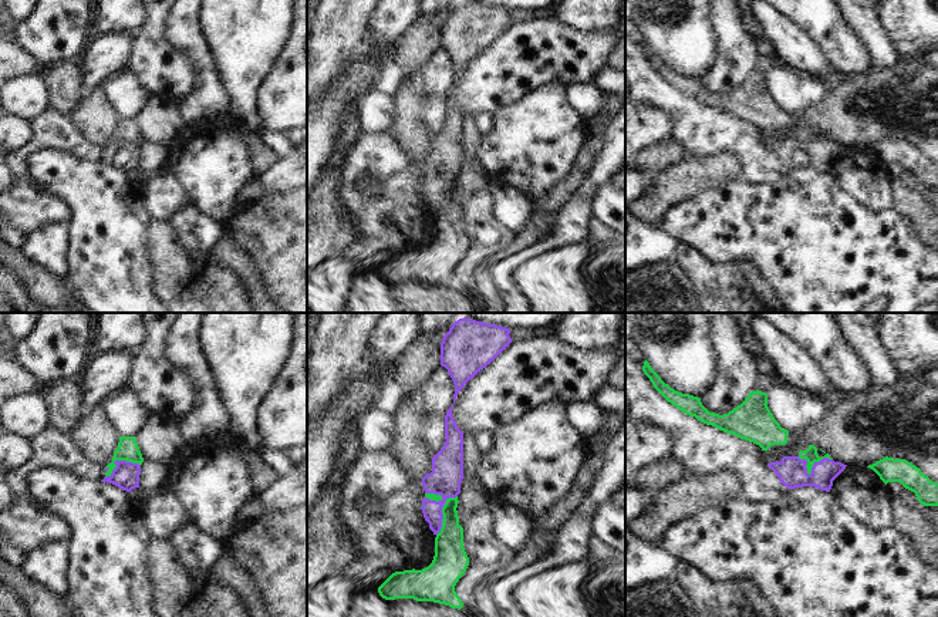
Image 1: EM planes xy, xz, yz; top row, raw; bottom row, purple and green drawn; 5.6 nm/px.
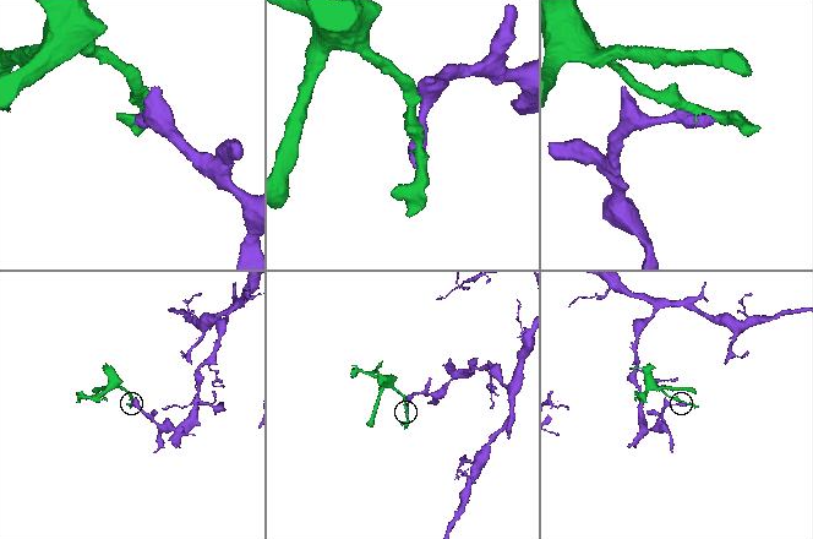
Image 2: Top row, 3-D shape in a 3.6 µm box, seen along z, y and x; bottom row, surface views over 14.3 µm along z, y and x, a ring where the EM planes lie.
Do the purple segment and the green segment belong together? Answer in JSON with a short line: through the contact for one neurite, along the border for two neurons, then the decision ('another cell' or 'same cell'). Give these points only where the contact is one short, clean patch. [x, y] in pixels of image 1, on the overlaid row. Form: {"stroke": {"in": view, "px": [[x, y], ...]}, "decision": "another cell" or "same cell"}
{"decision": "another cell"}

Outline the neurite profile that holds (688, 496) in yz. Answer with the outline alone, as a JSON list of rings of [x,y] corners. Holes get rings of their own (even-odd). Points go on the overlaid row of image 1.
[[[731,471],[681,479],[649,496],[642,515],[627,526],[649,544],[659,544],[671,525],[738,496],[742,496],[742,482]]]

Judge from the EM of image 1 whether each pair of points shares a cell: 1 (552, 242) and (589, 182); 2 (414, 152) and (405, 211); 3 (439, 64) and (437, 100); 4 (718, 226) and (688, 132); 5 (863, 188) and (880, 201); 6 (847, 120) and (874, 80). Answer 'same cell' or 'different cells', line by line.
1: same cell
2: different cells
3: same cell
4: different cells
5: same cell
6: same cell

